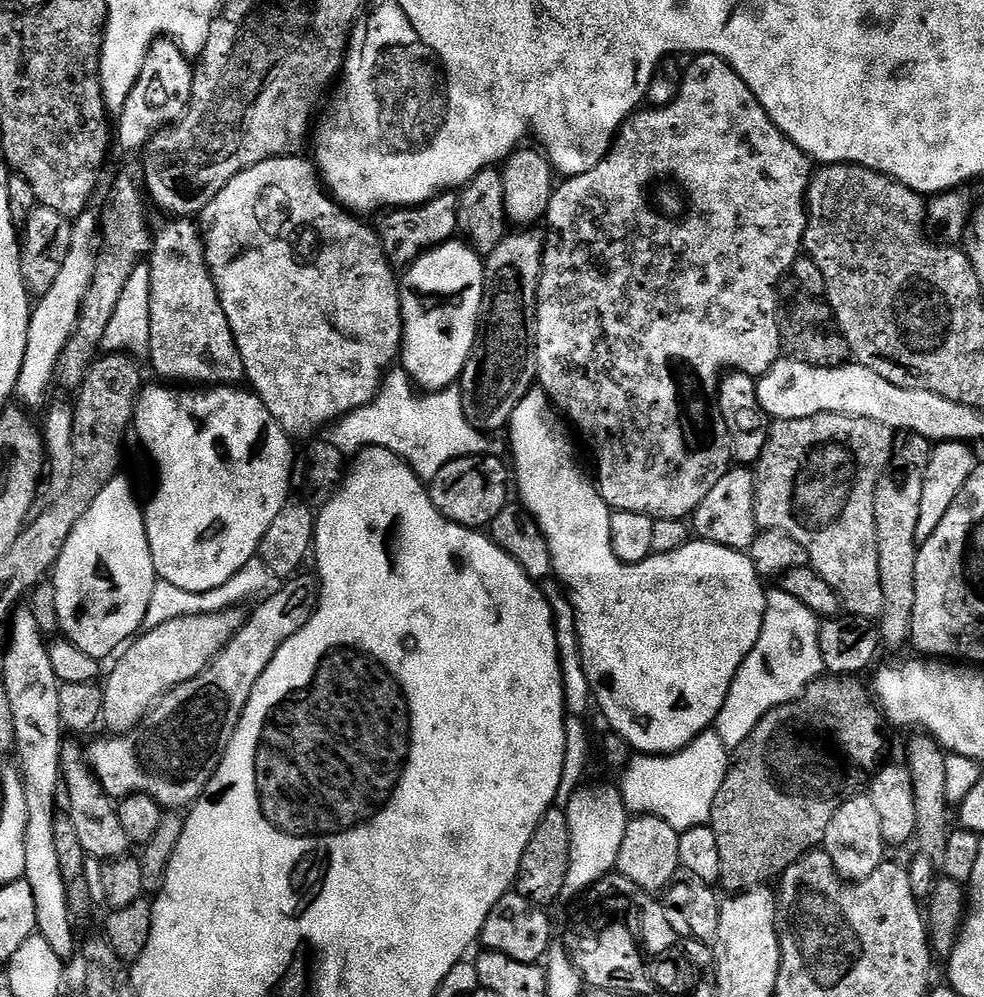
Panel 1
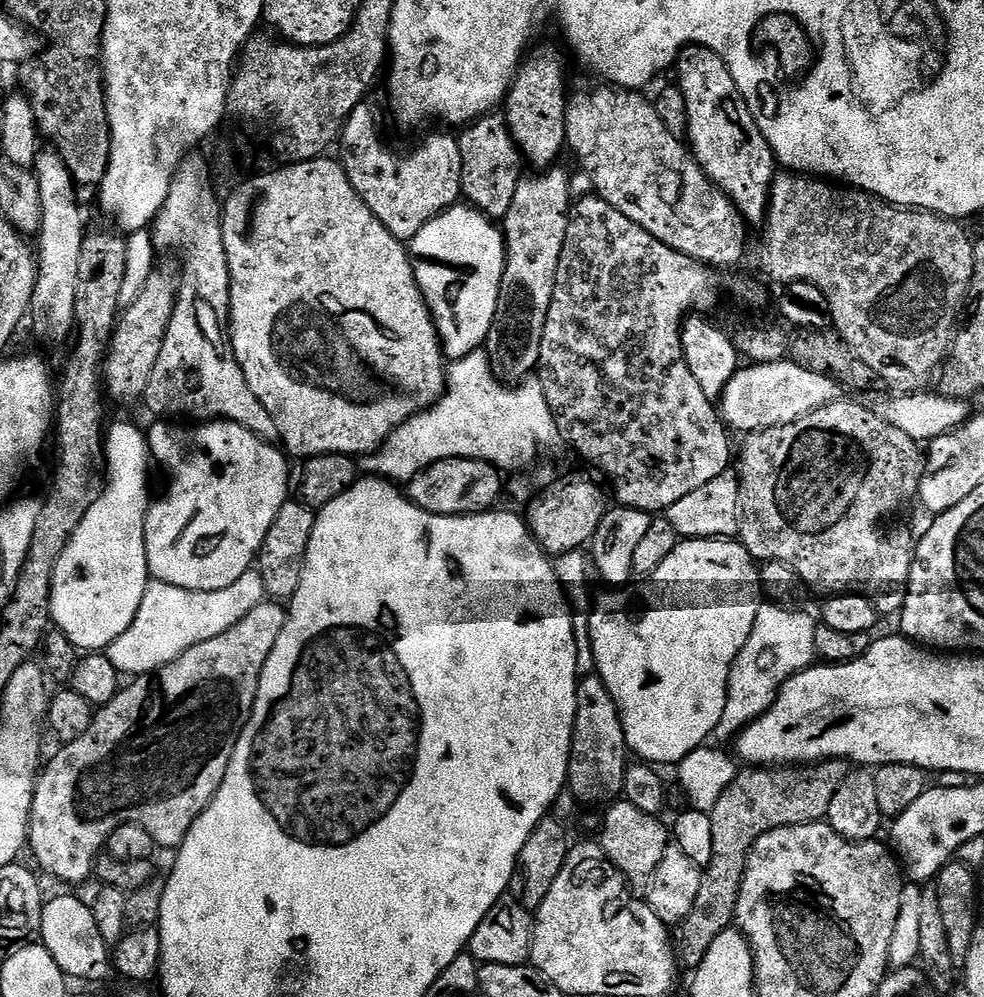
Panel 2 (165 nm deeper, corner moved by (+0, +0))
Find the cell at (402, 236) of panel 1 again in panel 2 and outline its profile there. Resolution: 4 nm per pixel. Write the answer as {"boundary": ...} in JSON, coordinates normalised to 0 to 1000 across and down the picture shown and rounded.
{"boundary":[[[377,103],[365,104],[346,131],[343,159],[356,179],[356,187],[376,207],[376,215],[396,231],[396,235],[408,243],[417,243],[441,219],[468,204],[470,150],[466,139],[460,136],[439,136],[431,140],[416,156],[405,160],[394,149],[392,141],[386,137],[382,125],[382,112]]]}

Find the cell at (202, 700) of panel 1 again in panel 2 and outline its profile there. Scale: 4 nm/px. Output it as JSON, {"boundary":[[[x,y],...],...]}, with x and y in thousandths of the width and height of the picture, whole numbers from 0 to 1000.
{"boundary":[[[288,605],[263,606],[258,608],[258,612],[254,612],[254,616],[250,616],[250,620],[246,620],[246,624],[234,628],[234,632],[230,632],[230,636],[222,636],[222,640],[213,640],[213,644],[201,644],[201,648],[189,652],[189,656],[182,658],[176,666],[171,666],[158,675],[157,680],[151,681],[154,683],[150,687],[145,686],[147,684],[145,681],[138,680],[133,683],[135,686],[131,690],[130,687],[123,689],[117,700],[105,707],[95,717],[91,732],[87,732],[87,736],[83,736],[83,740],[65,746],[62,754],[50,764],[49,771],[47,771],[47,766],[44,773],[40,775],[37,783],[37,795],[33,798],[33,818],[28,822],[27,845],[27,850],[30,855],[33,851],[33,859],[37,862],[36,870],[42,876],[45,874],[47,878],[54,879],[55,882],[62,883],[65,887],[81,887],[88,879],[95,878],[98,860],[107,854],[112,837],[116,837],[118,830],[129,826],[144,828],[144,832],[148,832],[148,837],[152,837],[152,841],[157,841],[157,845],[164,852],[182,852],[193,828],[197,828],[200,820],[209,813],[212,804],[218,800],[221,792],[226,788],[226,780],[230,780],[234,760],[238,756],[242,740],[254,720],[256,709],[260,703],[264,677],[278,652],[278,644],[283,644],[283,636],[287,636],[287,628],[292,623],[293,616]]]}

